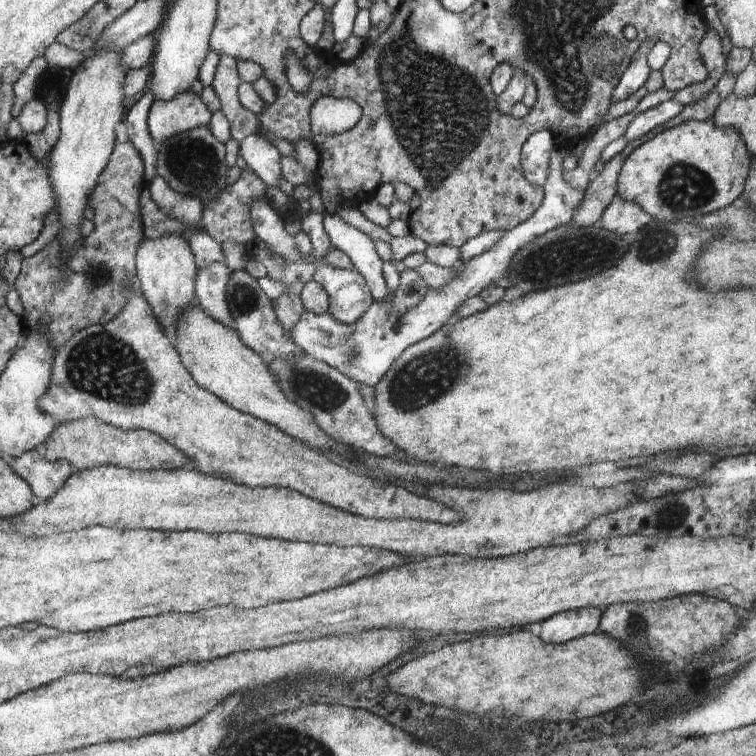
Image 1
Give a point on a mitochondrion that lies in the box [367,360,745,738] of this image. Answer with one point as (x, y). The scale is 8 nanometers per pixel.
(651, 653)

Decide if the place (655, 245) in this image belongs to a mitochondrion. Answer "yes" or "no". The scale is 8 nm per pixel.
yes

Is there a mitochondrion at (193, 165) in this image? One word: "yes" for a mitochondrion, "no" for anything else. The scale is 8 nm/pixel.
yes

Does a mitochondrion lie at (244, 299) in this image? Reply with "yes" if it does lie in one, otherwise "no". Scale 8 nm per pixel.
yes

